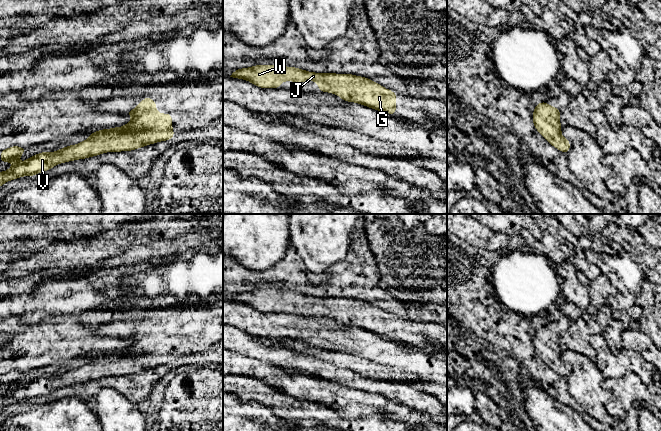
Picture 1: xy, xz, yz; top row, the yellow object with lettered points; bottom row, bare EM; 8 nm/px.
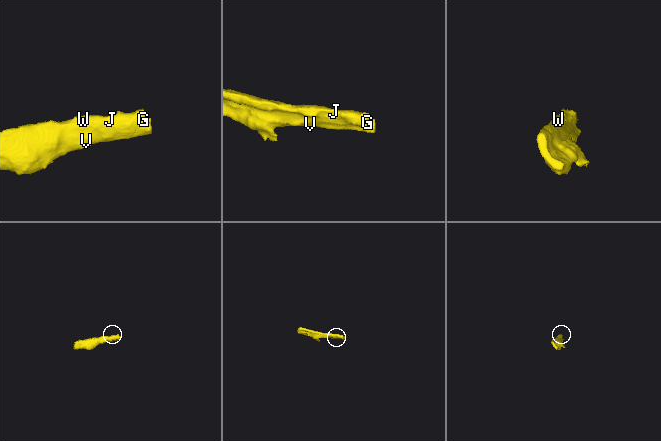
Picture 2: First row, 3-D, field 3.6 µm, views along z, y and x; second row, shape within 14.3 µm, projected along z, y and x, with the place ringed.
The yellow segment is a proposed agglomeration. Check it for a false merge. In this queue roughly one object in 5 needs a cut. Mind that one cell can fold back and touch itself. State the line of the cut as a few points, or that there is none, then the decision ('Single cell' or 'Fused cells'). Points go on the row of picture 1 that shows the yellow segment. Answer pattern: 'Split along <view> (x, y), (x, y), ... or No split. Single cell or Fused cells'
No split. Single cell

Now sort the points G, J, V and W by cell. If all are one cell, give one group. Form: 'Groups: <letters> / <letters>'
Groups: G J V W

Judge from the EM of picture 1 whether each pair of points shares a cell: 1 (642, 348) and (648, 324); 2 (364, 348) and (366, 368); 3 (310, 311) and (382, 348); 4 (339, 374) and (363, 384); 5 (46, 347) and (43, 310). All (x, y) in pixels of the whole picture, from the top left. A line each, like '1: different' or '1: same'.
1: different
2: different
3: different
4: same
5: different

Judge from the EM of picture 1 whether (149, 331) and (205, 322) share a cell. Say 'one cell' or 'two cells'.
one cell

